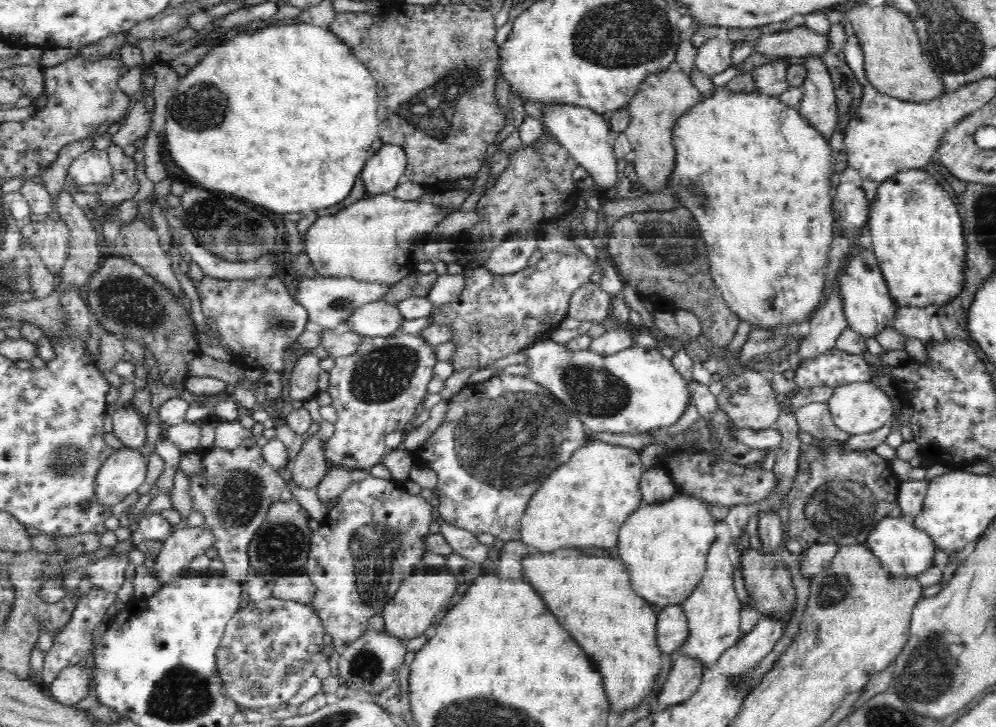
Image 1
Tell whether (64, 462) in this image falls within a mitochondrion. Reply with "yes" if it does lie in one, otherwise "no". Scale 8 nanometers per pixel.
yes

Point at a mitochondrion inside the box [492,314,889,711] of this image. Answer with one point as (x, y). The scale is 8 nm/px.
(843, 507)

